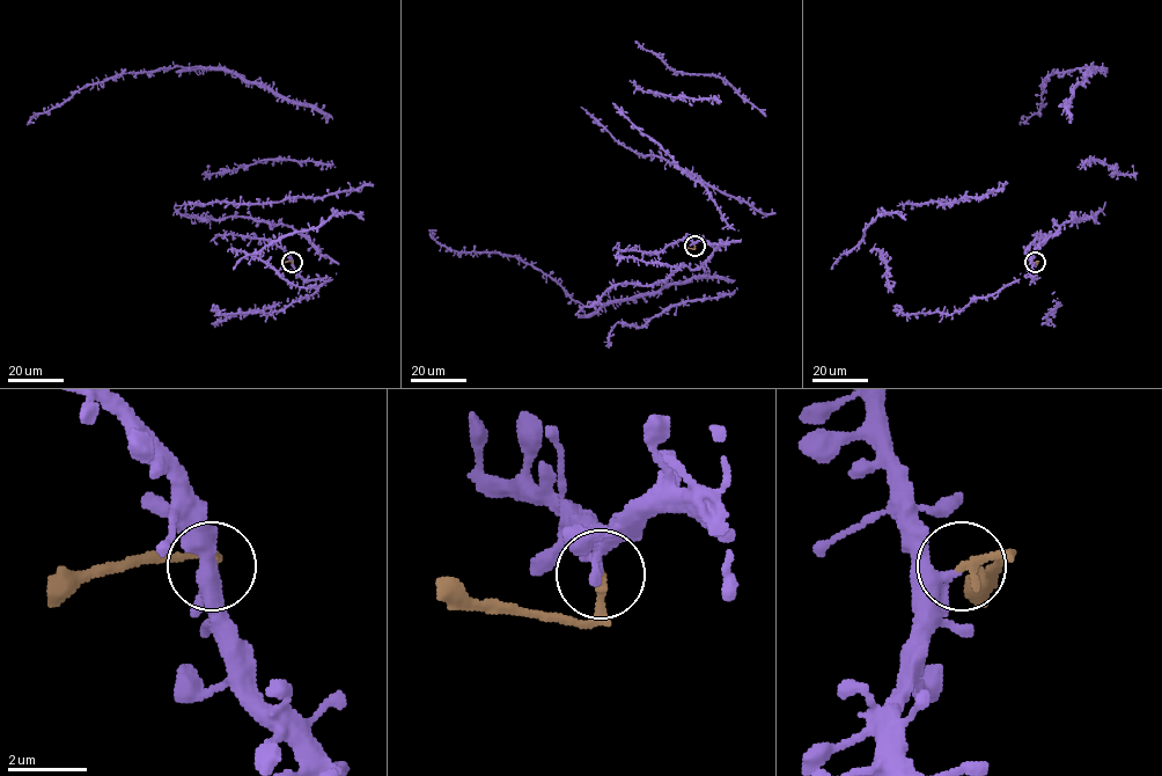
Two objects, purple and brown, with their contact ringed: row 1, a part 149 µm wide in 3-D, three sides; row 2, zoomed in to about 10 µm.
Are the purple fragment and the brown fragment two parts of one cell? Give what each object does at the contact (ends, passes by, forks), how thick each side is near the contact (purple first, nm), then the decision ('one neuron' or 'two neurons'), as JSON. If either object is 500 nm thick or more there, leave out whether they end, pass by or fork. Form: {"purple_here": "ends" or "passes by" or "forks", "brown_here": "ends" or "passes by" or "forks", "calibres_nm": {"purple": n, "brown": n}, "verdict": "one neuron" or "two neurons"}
{"purple_here": "ends", "brown_here": "ends", "calibres_nm": {"purple": 300, "brown": 240}, "verdict": "two neurons"}

